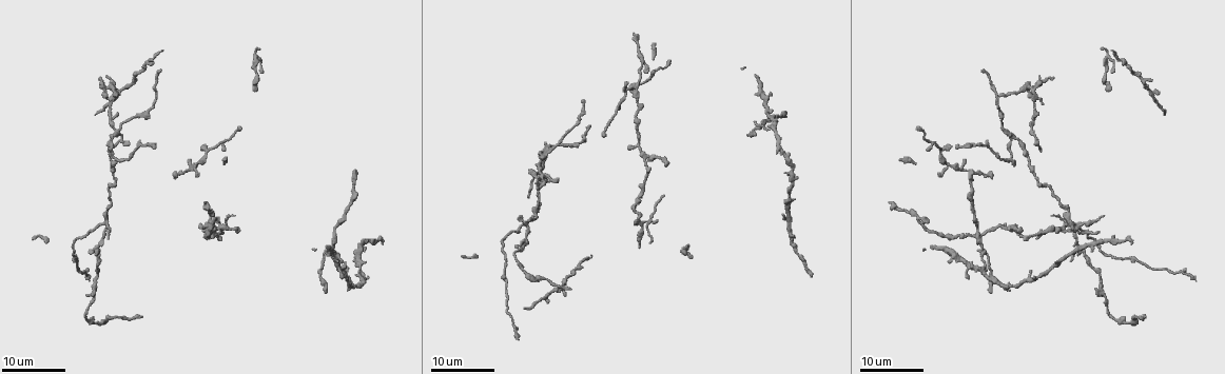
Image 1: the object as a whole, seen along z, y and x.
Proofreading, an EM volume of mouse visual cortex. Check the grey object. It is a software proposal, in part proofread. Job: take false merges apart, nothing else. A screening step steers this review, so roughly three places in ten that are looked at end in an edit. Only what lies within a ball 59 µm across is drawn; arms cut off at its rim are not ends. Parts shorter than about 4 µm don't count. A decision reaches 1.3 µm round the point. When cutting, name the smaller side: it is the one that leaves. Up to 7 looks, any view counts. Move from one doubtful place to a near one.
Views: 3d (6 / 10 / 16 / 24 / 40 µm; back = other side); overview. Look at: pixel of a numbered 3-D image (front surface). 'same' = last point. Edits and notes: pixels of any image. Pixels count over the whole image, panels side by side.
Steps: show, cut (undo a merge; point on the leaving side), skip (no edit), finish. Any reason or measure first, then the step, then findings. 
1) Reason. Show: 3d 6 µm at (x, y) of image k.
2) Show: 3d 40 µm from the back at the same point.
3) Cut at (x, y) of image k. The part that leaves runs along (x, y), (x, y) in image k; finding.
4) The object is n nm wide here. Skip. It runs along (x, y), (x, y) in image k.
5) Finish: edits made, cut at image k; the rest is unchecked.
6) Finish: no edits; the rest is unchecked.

Three-way junction. Show: 3d 16 µm at (919, 217) of image 1.

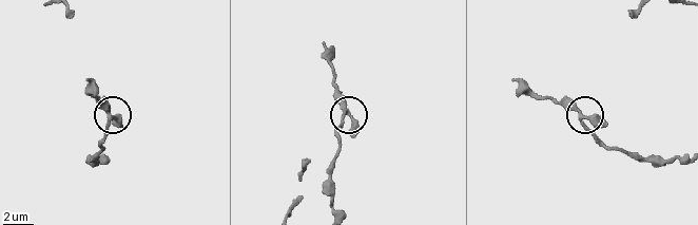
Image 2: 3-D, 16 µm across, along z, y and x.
Show: 3d 6 µm at (590, 119) of image 2.

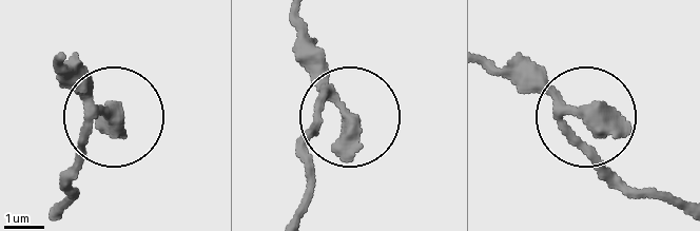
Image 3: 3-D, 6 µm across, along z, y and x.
Skip. One cell here.

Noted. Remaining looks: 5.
Two arms in line, one across. Show: 3d 24 µm at (962, 167) of image 1.

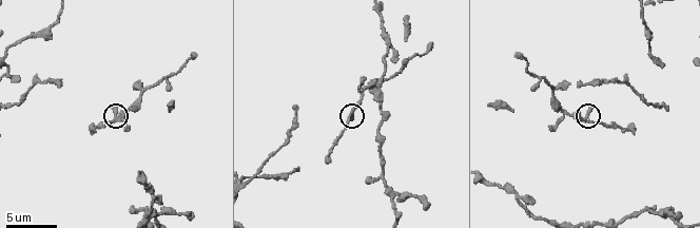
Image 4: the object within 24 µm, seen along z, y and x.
Show: 3d 6 µm at (585, 118) of image 4.

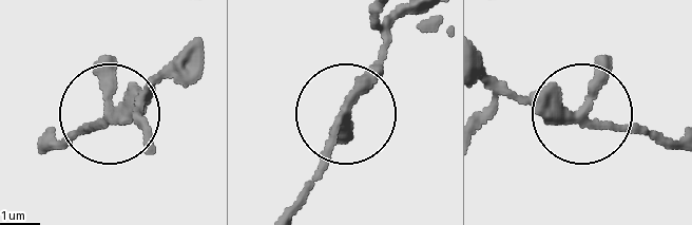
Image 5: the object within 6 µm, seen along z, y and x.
Other side. Show: 3d 6 µm from the back at (107, 109) of image 5.

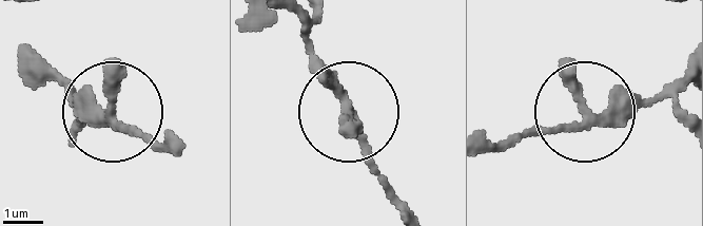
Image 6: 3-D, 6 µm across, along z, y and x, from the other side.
Skip. It runs along (672, 114), (663, 101), (622, 97), (514, 145) in image 6; one cell here.

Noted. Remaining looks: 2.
A narrow waist. Show: 3d 10 µm at (632, 89) of image 4.

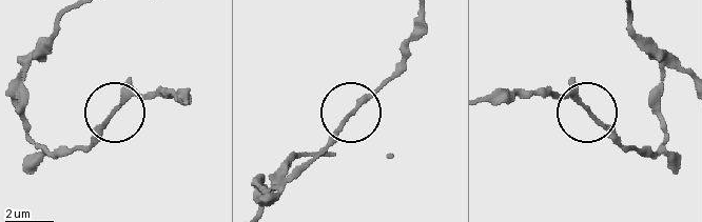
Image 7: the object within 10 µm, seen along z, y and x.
Zoom in. Show: 3d 6 µm at (589, 109) of image 7.

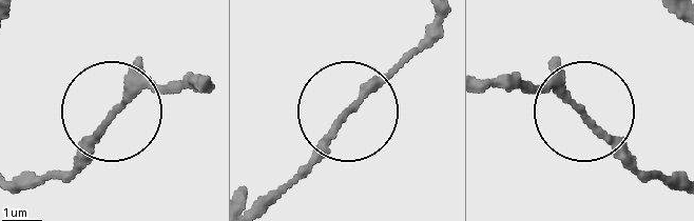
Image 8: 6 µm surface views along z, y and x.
Skip. Continuous, no second cell.

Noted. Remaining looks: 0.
Finish: no edits; the rest is unchecked.

